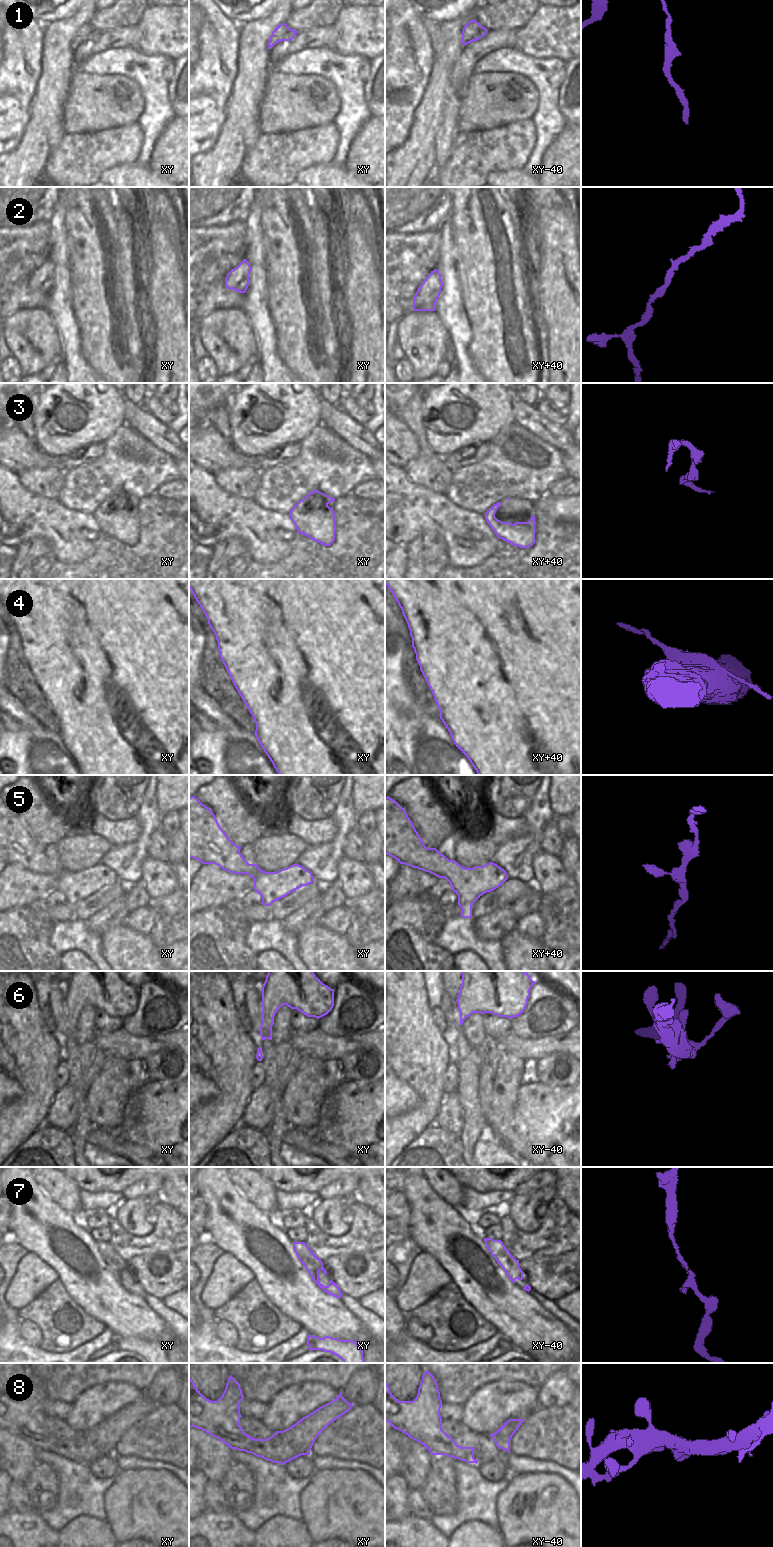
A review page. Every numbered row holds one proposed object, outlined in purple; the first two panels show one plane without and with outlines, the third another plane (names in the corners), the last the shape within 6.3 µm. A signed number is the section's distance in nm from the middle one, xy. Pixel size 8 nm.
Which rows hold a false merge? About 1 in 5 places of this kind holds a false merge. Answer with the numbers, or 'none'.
4

